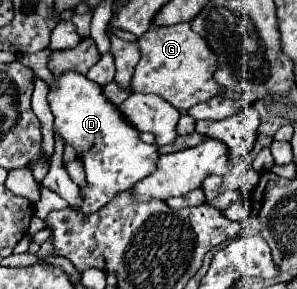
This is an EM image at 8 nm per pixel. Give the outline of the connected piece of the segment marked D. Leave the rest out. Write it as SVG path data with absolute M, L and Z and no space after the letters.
M25 53L17 59L25 67L33 67L37 77L47 83L47 101L55 117L53 133L59 135L65 145L71 145L85 165L87 187L81 189L83 201L79 203L79 211L93 213L95 209L101 209L107 201L111 201L111 197L115 197L115 193L131 189L137 181L155 171L159 147L155 143L147 145L141 141L139 129L133 129L123 113L119 113L119 107L105 97L101 85L89 81L83 73L51 73L51 69L45 65L47 57L43 53Z

